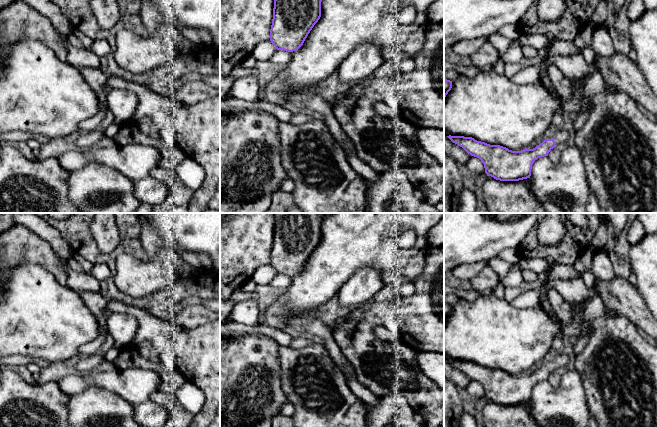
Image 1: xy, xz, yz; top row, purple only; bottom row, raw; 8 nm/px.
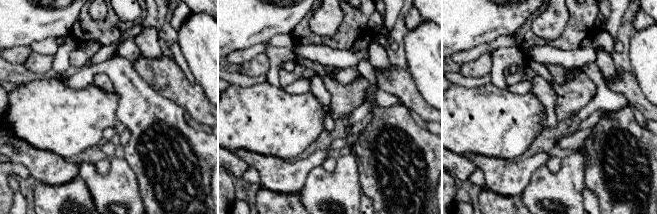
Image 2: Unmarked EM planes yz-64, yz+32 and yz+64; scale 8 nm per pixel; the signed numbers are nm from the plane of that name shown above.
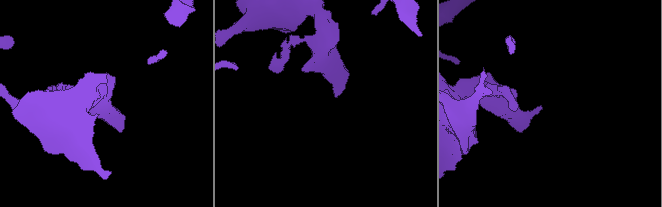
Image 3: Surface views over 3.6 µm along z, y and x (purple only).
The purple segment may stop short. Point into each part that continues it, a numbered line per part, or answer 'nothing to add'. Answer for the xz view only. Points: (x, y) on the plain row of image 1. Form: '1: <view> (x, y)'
nothing to add

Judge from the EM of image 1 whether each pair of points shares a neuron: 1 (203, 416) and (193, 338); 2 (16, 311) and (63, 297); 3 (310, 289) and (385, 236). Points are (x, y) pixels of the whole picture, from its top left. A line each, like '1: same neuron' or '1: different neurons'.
1: same neuron
2: same neuron
3: same neuron

